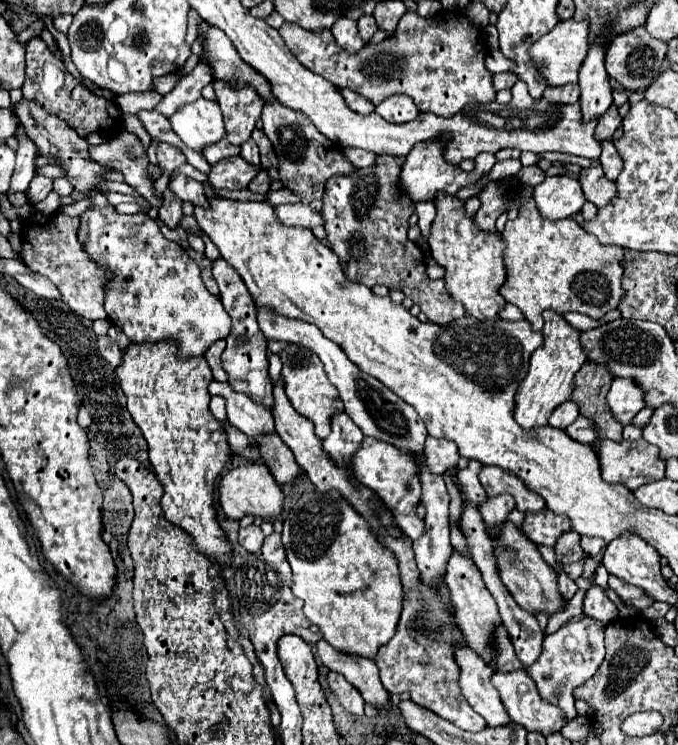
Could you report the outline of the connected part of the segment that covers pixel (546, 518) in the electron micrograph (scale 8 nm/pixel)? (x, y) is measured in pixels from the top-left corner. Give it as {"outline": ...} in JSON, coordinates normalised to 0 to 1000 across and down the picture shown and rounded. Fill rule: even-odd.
{"outline":[[[799,683],[794,689],[776,689],[767,710],[788,732],[817,734],[823,721],[841,713],[844,705],[835,691],[820,691],[811,683]]]}

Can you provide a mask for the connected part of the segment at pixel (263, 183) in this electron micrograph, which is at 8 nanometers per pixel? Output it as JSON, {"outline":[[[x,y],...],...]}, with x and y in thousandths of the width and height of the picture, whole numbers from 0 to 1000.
{"outline":[[[383,230],[383,232],[372,240],[372,246],[366,248],[366,254],[369,254],[372,259],[395,259],[395,256],[398,256],[398,246],[401,246],[401,240],[395,238],[395,232],[392,232],[392,230]]]}

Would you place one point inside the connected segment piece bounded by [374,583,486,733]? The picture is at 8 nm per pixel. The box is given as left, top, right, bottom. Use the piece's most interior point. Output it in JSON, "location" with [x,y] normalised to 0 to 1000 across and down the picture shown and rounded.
{"location":[619,885]}

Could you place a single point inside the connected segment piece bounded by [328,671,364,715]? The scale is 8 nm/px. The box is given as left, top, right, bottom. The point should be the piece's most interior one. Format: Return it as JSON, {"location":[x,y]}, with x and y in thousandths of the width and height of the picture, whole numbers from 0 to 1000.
{"location":[518,940]}

